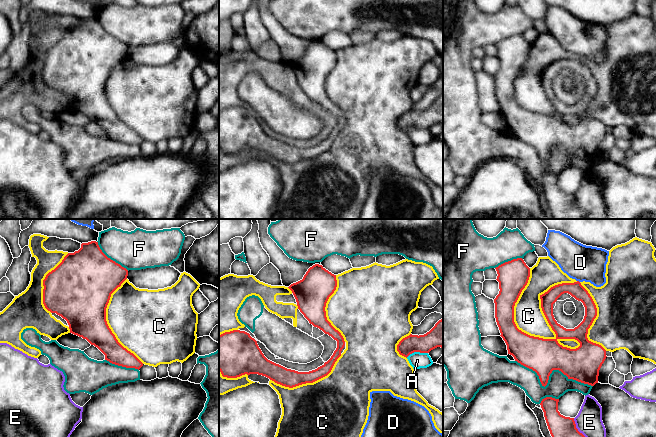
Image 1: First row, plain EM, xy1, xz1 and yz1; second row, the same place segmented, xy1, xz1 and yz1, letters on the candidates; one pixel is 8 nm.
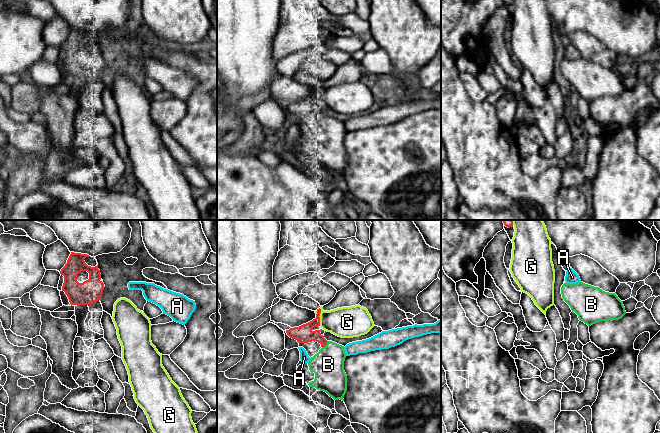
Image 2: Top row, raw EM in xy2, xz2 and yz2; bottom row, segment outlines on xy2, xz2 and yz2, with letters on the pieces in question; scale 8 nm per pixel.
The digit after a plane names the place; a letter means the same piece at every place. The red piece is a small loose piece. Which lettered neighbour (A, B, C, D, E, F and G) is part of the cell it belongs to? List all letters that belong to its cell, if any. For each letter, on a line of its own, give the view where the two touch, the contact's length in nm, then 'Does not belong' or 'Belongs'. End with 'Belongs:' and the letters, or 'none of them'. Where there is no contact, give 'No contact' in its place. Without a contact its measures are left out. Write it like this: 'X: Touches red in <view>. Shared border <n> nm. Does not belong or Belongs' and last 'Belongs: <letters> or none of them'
A: Touches red in xz1. Shared border 180 nm. Does not belong
B: Touches red in xz2. Shared border 80 nm. Belongs
C: Touches red in yz1. Shared border 750 nm. Does not belong
D: Touches red in yz1. Shared border 30 nm. Does not belong
E: Touches red in yz1. Shared border 180 nm. Does not belong
F: Touches red in yz1. Shared border 650 nm. Does not belong
G: Touches red in xz2. Shared border 140 nm. Does not belong
Belongs: B

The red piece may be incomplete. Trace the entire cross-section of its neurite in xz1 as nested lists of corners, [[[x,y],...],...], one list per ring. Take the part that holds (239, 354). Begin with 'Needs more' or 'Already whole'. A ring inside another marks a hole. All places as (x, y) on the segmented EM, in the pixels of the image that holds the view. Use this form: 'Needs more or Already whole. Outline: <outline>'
Already whole. Outline: [[[319,264],[310,267],[302,280],[288,287],[298,309],[309,323],[337,341],[336,350],[322,366],[309,372],[287,369],[268,360],[249,333],[233,330],[219,335],[219,371],[222,376],[237,378],[245,374],[258,374],[289,388],[313,383],[327,376],[345,346],[343,336],[327,320],[325,311],[326,303],[336,287],[336,275]]]

